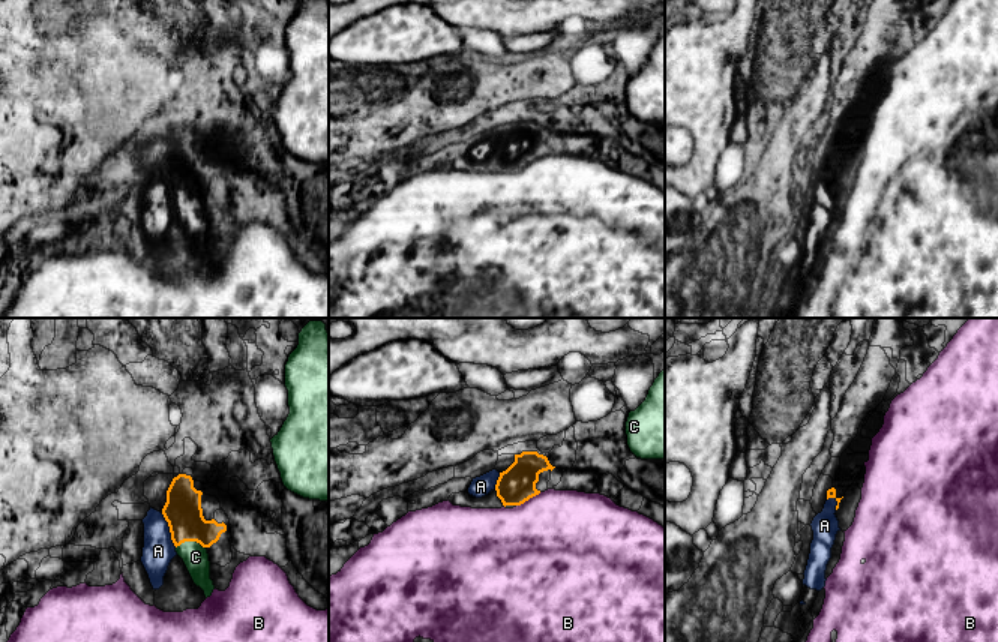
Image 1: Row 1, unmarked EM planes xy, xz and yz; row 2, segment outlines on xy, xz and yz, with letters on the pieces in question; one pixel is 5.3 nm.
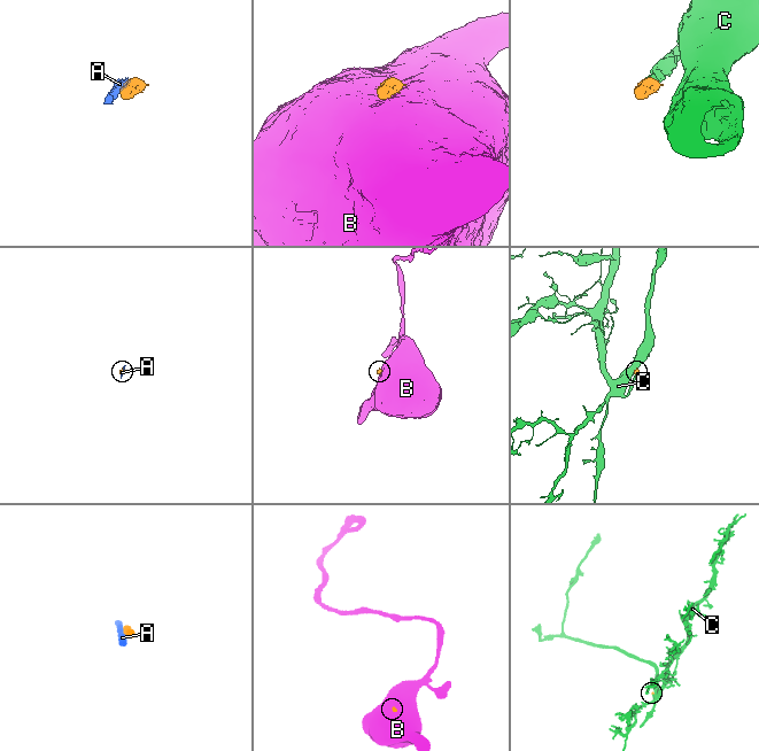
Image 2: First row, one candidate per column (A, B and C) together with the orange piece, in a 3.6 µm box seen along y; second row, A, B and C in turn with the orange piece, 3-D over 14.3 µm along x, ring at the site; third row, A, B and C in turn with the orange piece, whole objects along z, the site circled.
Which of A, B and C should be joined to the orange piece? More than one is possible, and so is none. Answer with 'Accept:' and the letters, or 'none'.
Accept: C

